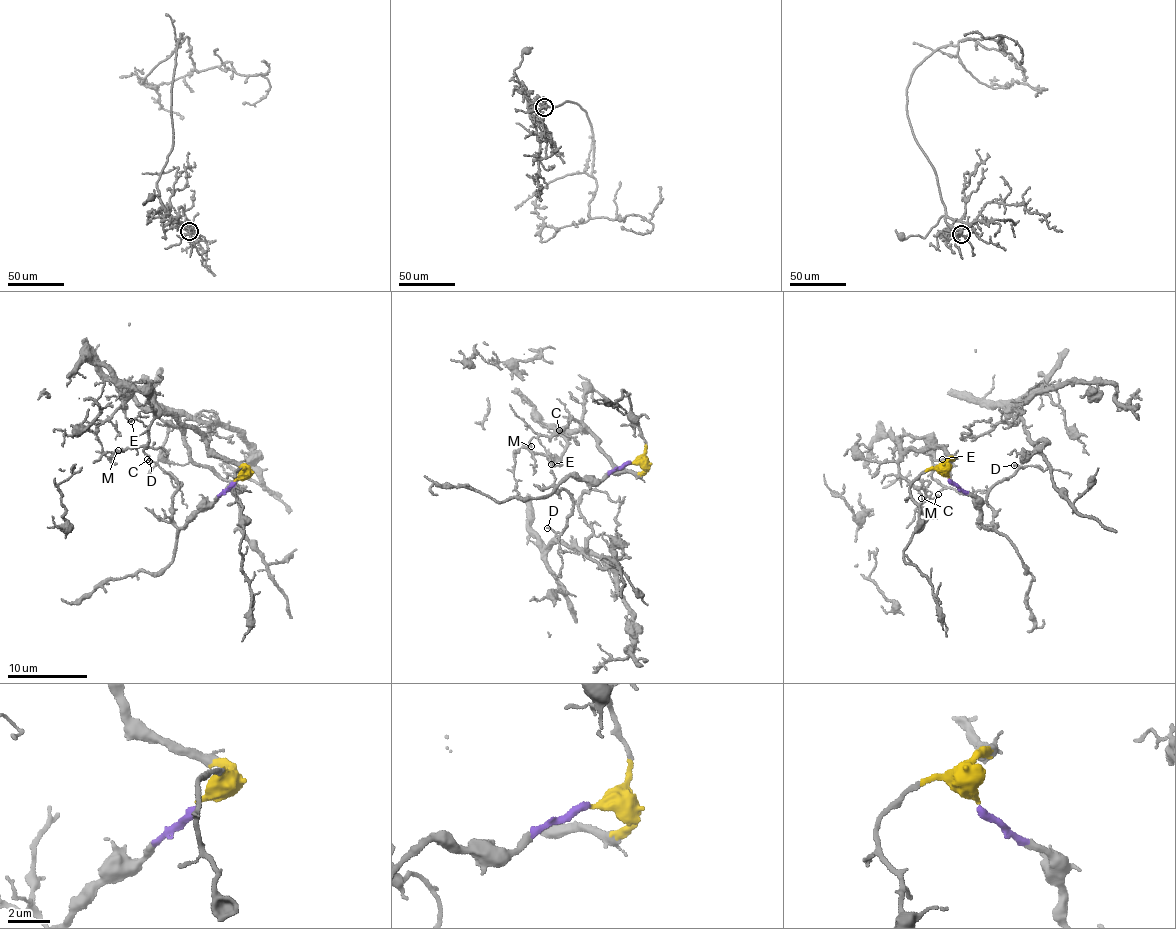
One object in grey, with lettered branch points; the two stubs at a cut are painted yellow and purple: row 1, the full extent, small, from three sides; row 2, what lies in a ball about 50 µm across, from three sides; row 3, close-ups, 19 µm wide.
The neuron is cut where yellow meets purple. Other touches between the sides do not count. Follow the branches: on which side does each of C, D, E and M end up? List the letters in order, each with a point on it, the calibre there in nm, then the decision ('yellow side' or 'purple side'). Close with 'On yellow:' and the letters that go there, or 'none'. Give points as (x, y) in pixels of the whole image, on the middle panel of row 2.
C: at (559, 430); 100 nm thick; yellow side
D: at (547, 528); 80 nm thick; purple side
E: at (551, 464); 100 nm thick; yellow side
M: at (531, 446); 160 nm thick; yellow side
On yellow: C, E, M

